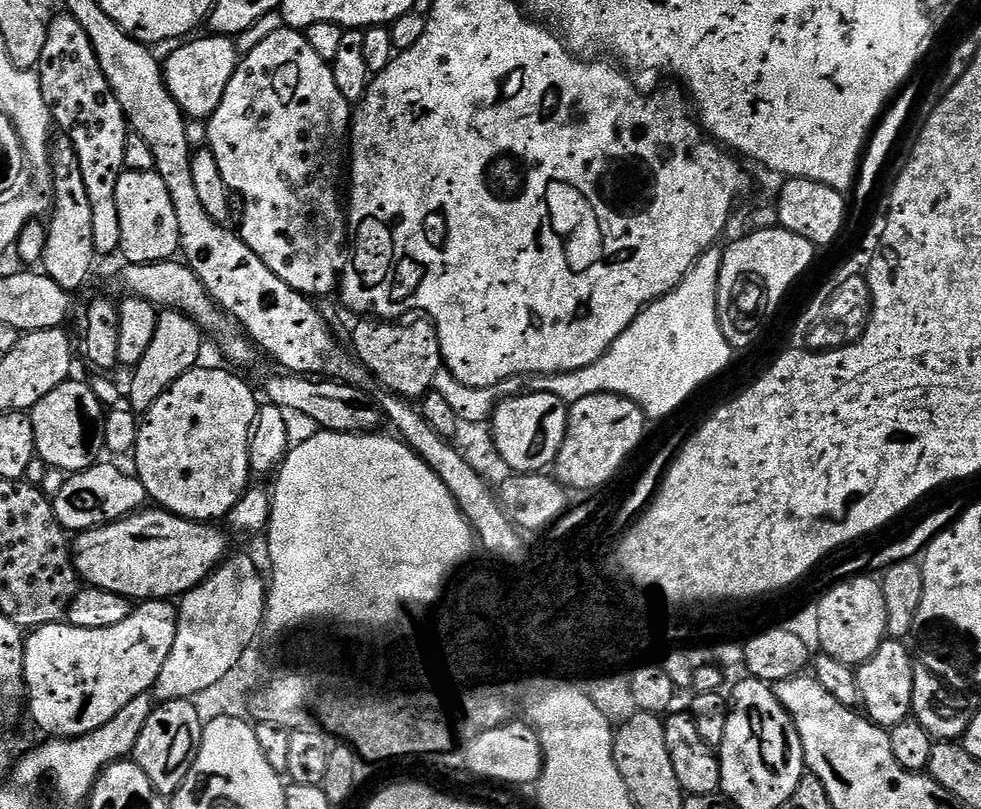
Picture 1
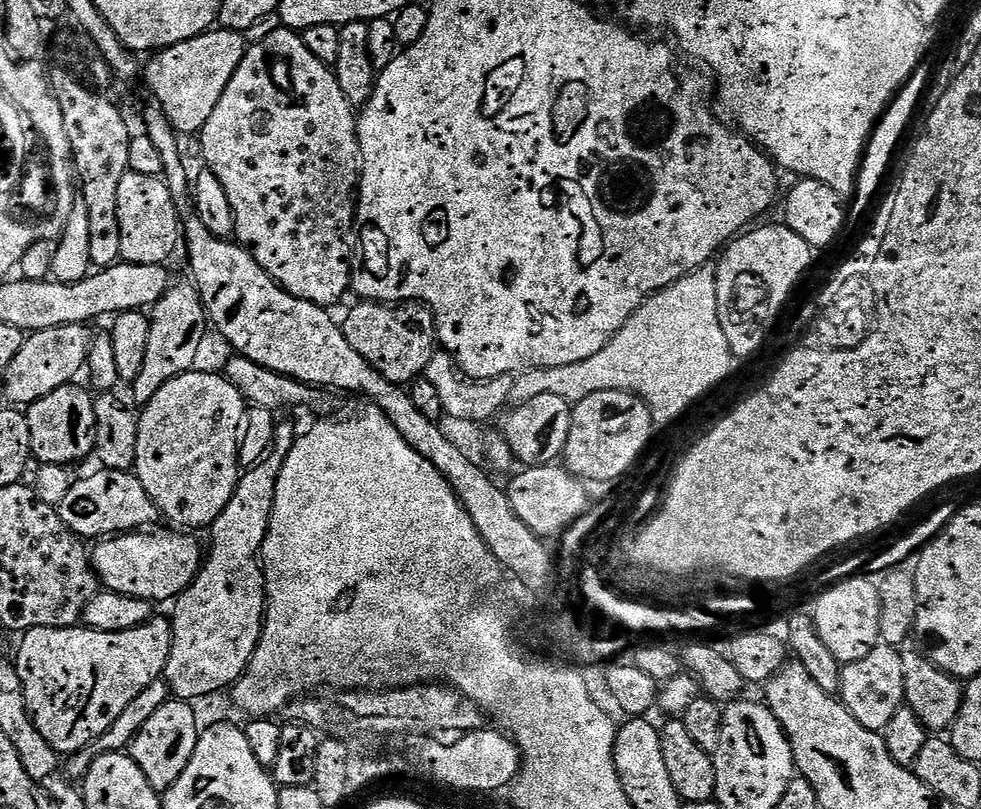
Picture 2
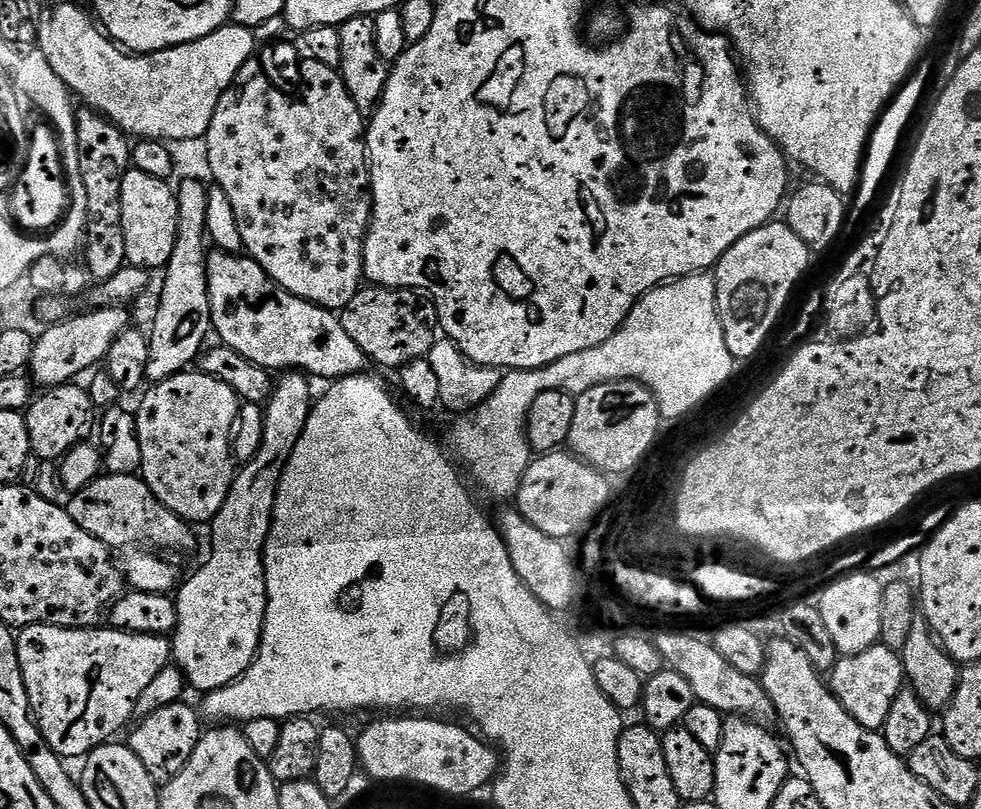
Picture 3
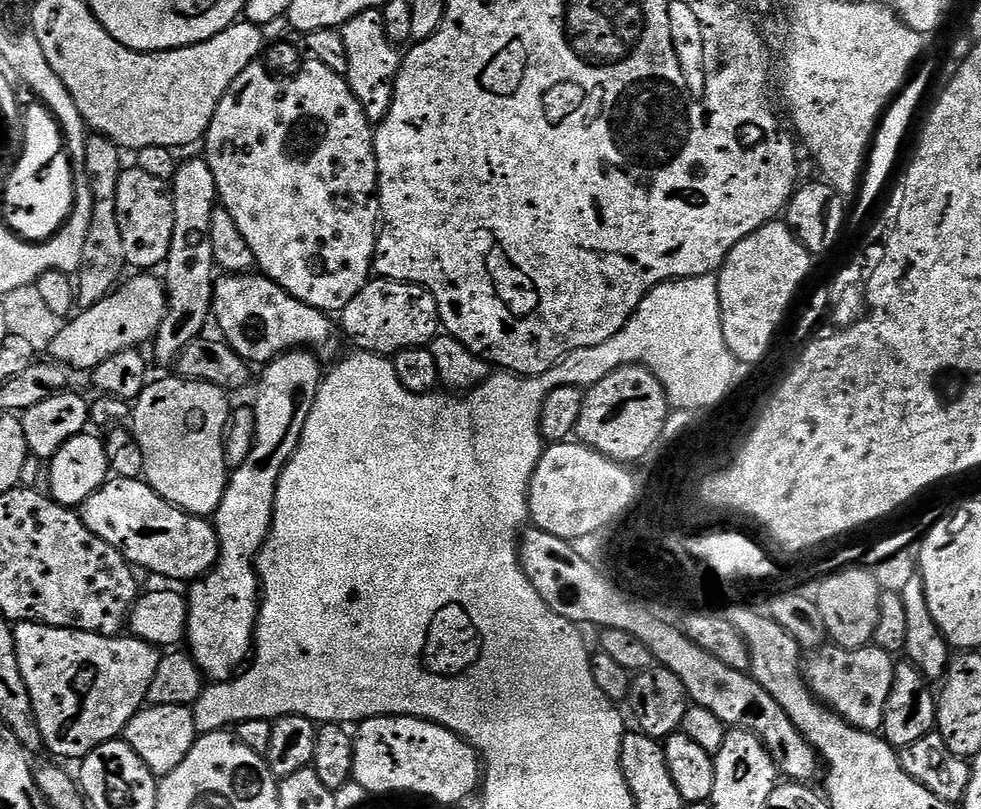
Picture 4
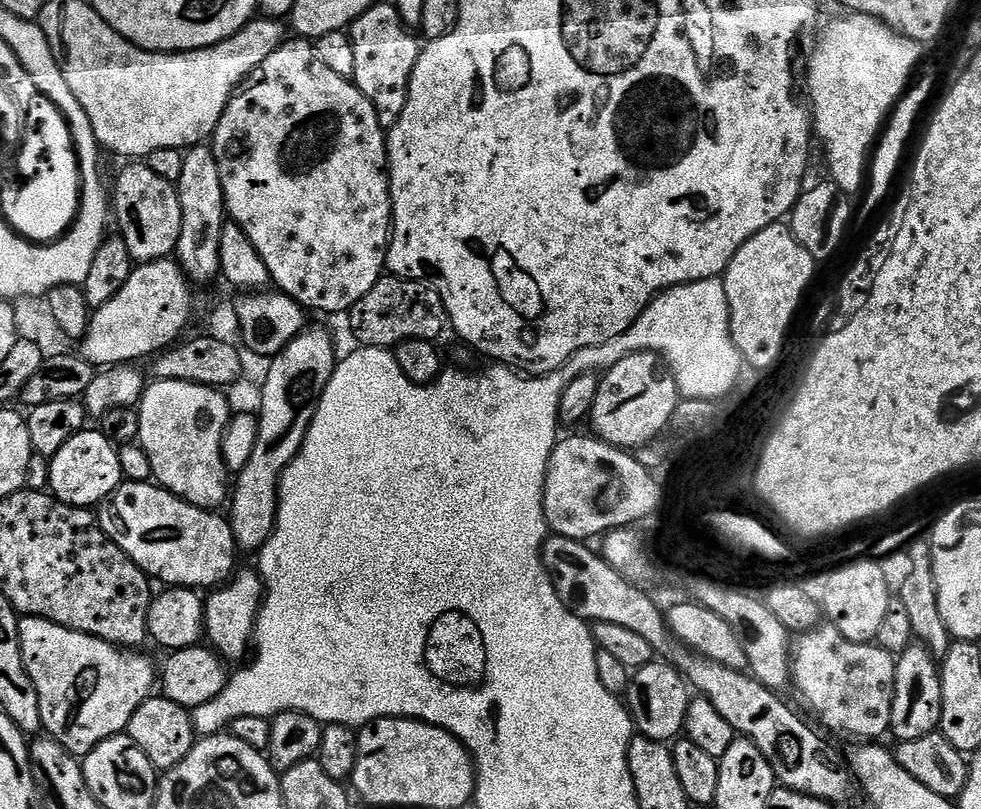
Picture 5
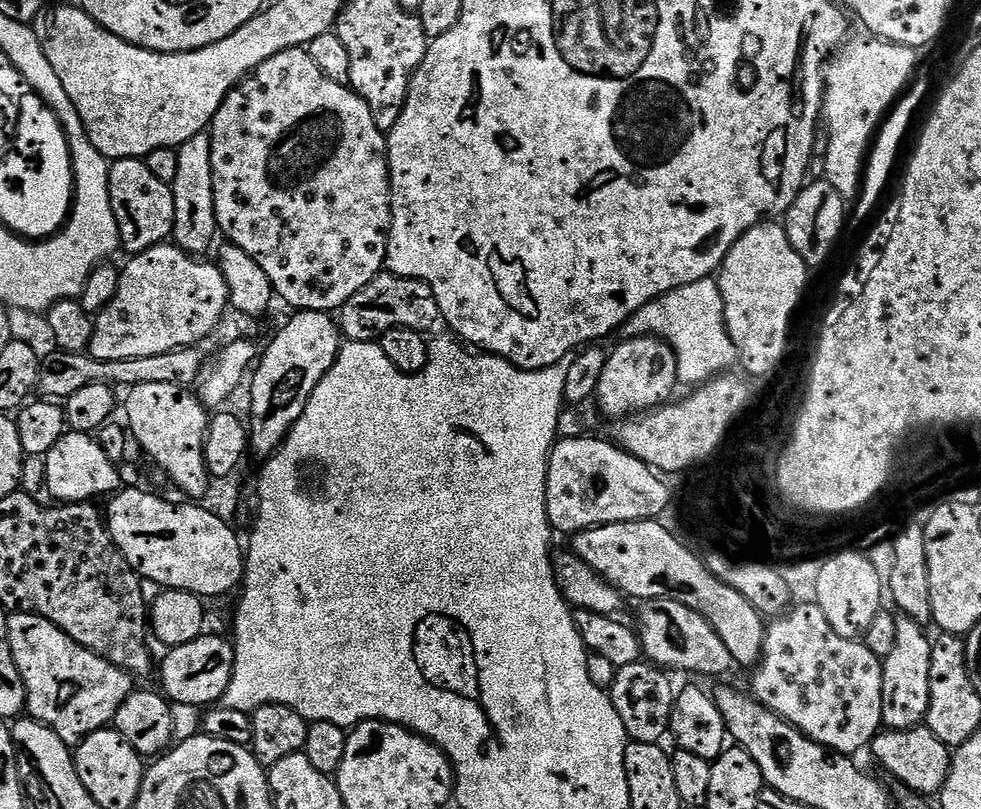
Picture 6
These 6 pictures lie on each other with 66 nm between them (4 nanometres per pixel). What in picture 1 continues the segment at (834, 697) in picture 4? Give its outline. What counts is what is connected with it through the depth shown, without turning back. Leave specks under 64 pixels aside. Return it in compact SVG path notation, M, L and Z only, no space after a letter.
M885 638L876 653L855 669L859 703L872 723L890 730L912 716L914 698L914 657L904 640Z

